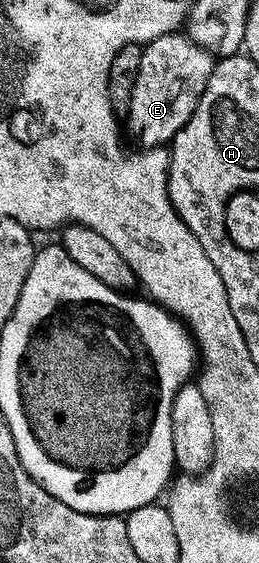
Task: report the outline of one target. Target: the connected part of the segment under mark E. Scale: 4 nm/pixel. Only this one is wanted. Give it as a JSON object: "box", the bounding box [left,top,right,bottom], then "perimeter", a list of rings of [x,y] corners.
{"box":[126,32,215,148],"perimeter":[[[180,32],[149,42],[144,48],[142,66],[126,113],[129,132],[136,138],[143,138],[150,148],[169,145],[193,119],[202,96],[208,90],[215,63],[212,55]]]}

